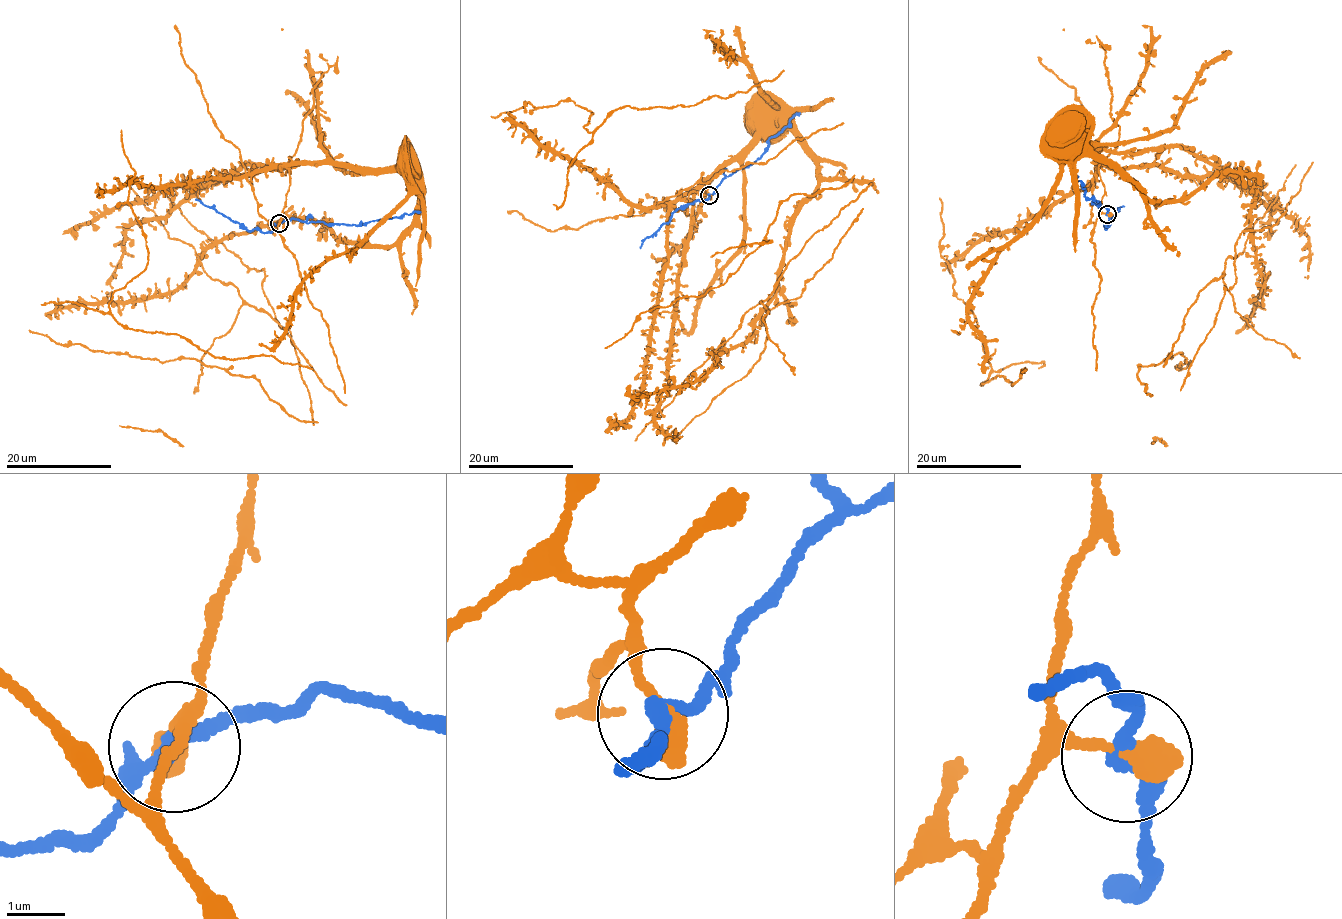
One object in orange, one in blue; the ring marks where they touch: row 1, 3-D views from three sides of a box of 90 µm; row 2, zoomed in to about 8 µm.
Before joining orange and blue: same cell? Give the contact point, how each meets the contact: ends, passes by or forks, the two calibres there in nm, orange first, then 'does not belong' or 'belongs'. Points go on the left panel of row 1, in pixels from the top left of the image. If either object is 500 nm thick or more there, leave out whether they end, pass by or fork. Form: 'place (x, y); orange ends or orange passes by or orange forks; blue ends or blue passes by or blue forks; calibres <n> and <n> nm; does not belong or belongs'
place (279, 223); orange ends; blue passes by; calibres 440 and 240 nm; does not belong

